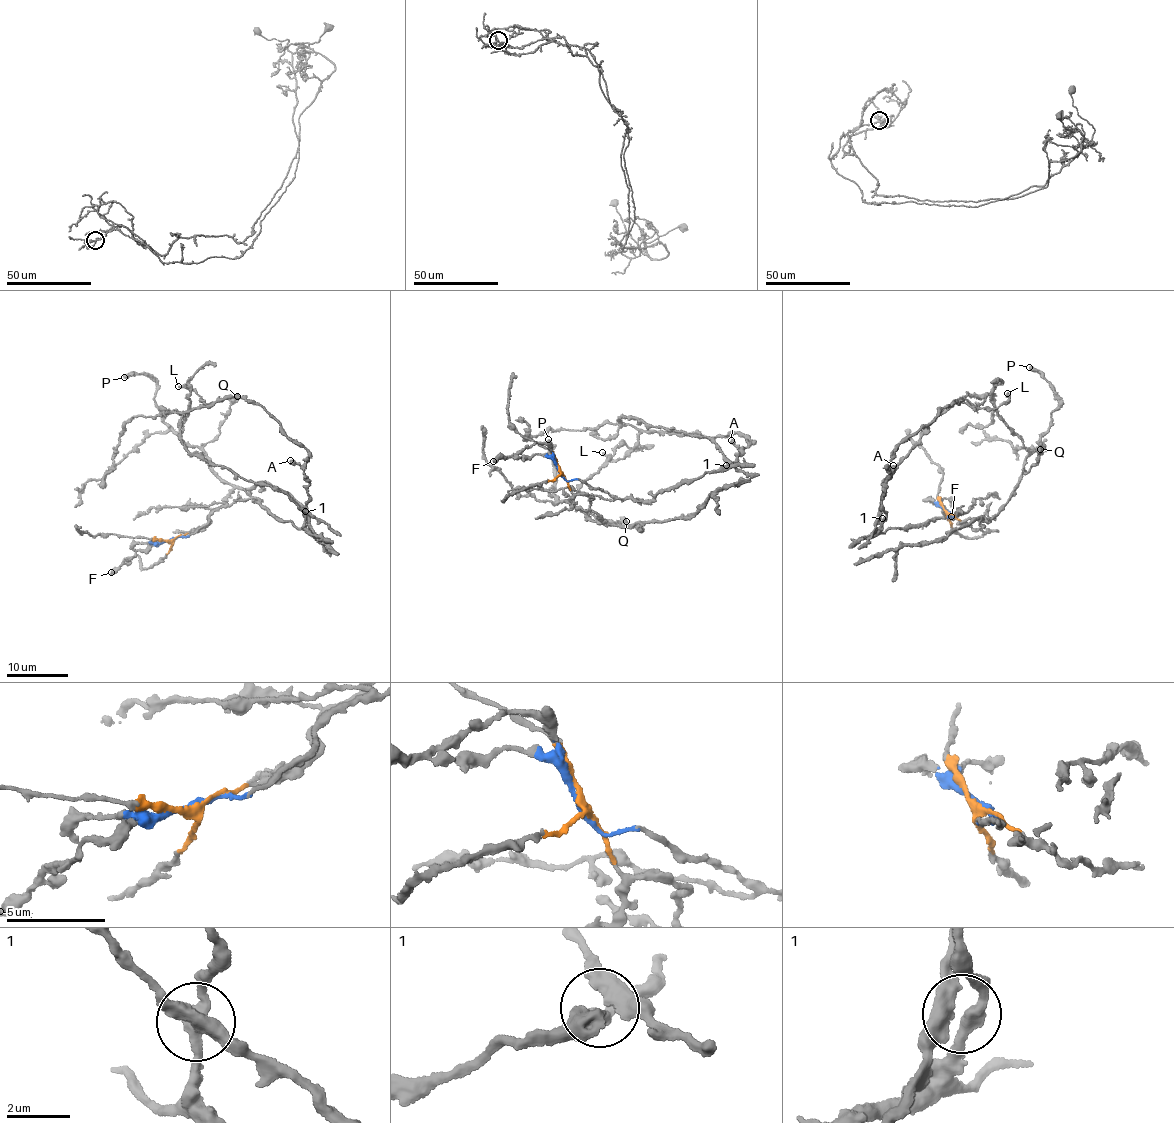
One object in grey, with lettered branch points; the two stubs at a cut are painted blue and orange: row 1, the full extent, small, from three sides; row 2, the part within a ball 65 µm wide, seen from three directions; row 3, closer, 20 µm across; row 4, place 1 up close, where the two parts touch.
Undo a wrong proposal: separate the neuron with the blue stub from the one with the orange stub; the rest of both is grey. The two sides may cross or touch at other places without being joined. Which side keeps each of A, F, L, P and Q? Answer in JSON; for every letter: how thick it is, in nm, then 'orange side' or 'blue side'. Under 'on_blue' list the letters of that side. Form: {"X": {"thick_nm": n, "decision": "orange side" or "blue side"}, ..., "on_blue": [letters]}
{"A": {"thick_nm": 500, "decision": "blue side"}, "F": {"thick_nm": 550, "decision": "blue side"}, "L": {"thick_nm": 260, "decision": "blue side"}, "P": {"thick_nm": 360, "decision": "orange side"}, "Q": {"thick_nm": 380, "decision": "orange side"}, "on_blue": ["A", "F", "L"]}

